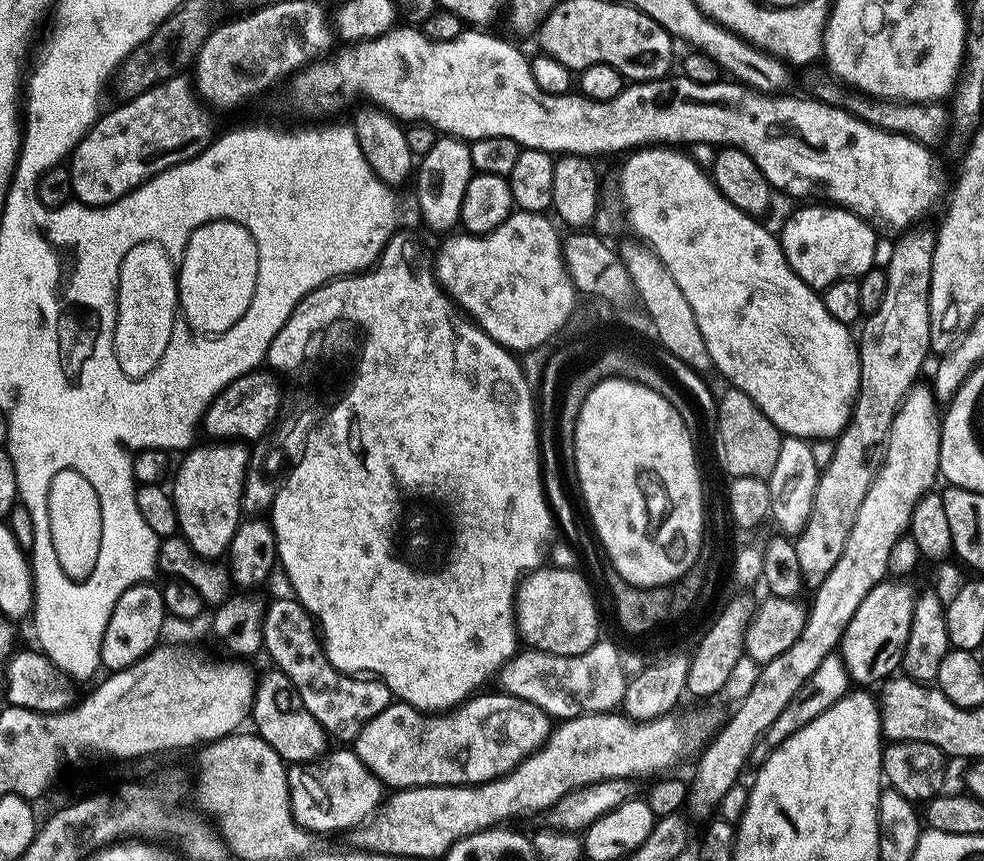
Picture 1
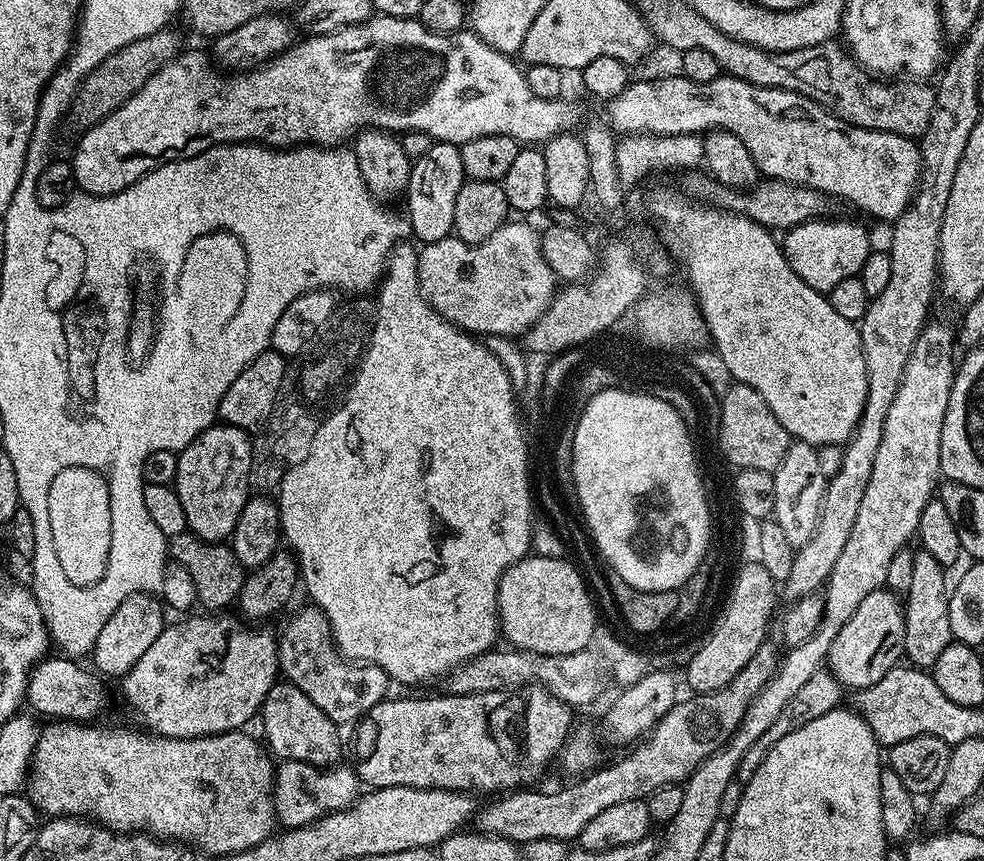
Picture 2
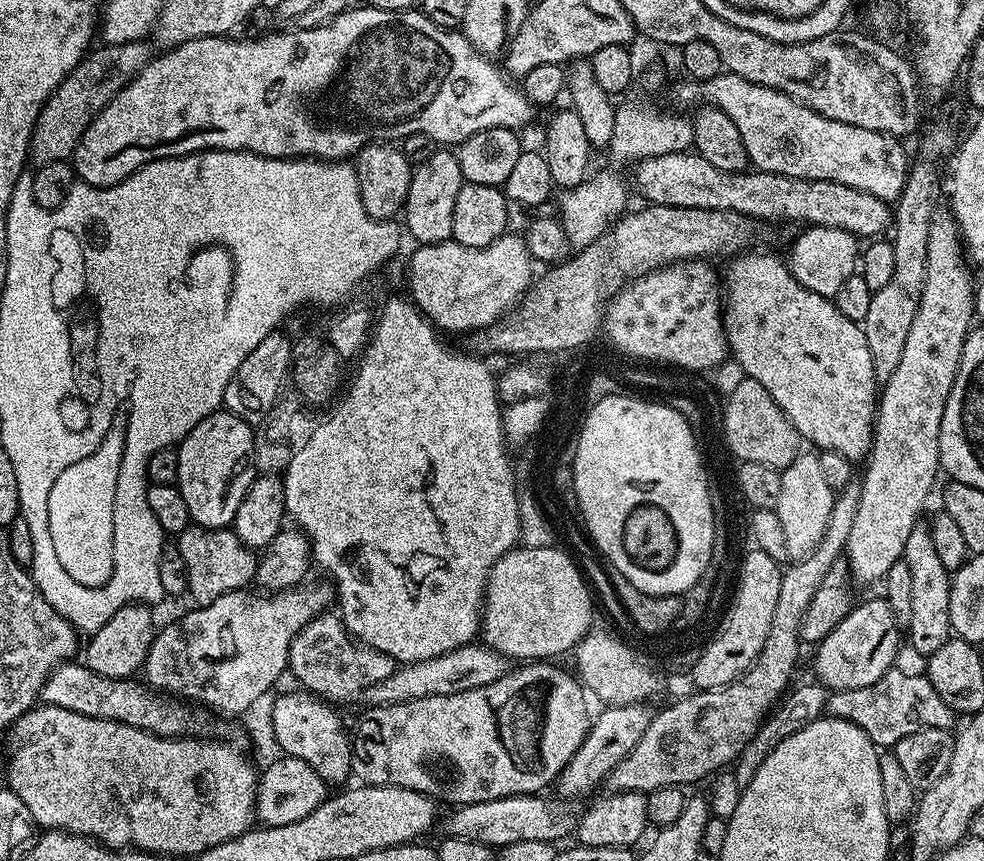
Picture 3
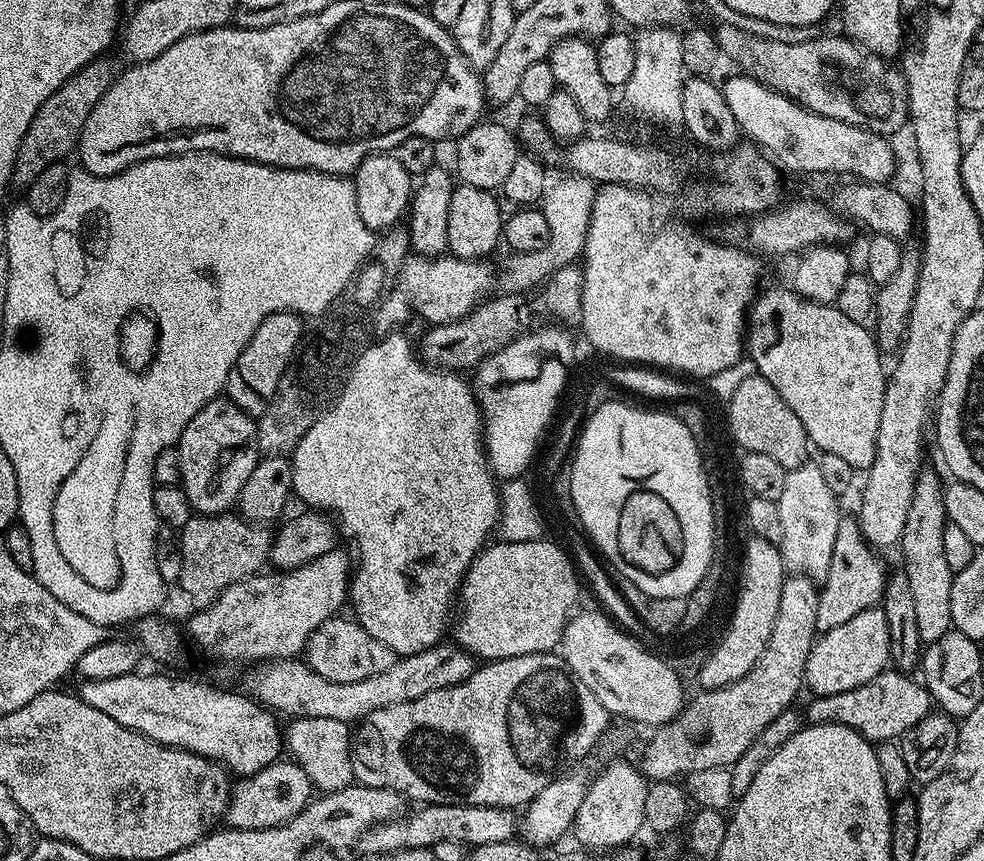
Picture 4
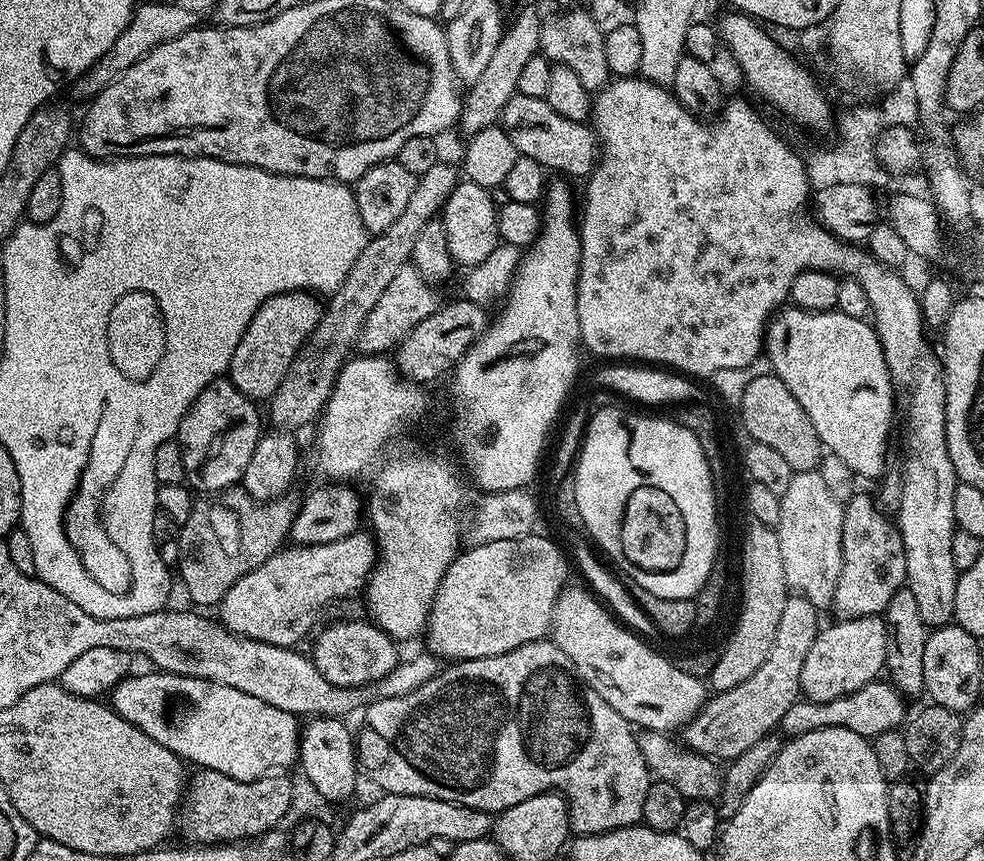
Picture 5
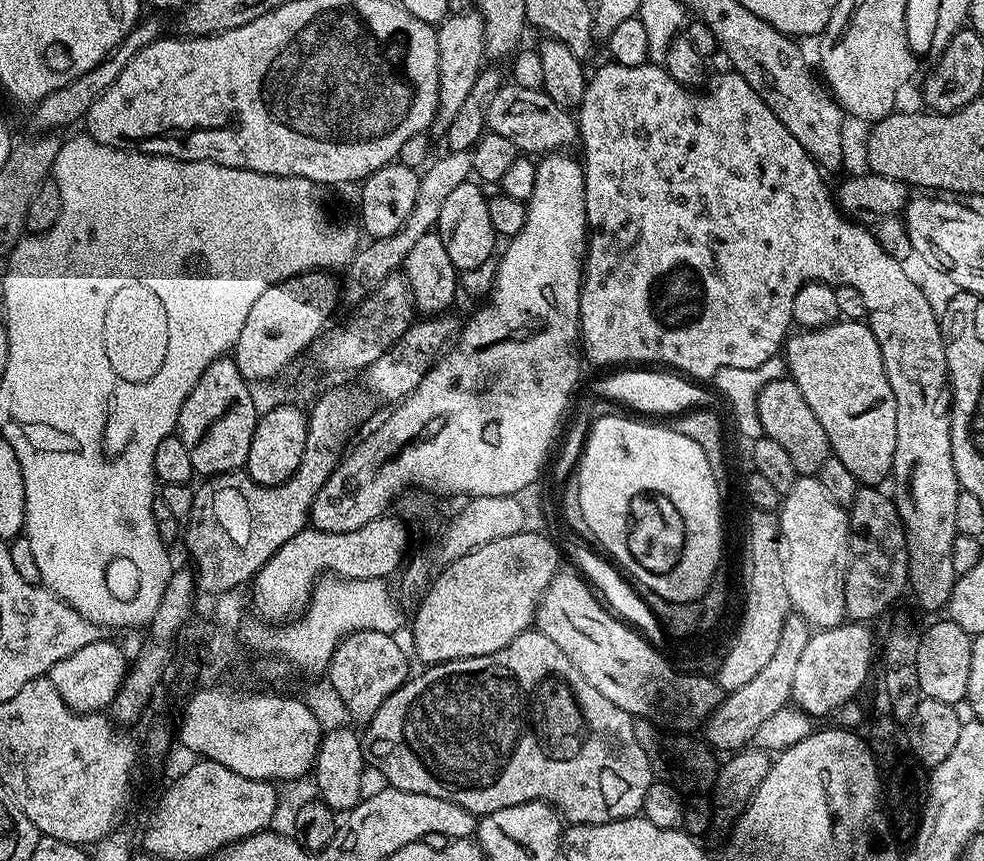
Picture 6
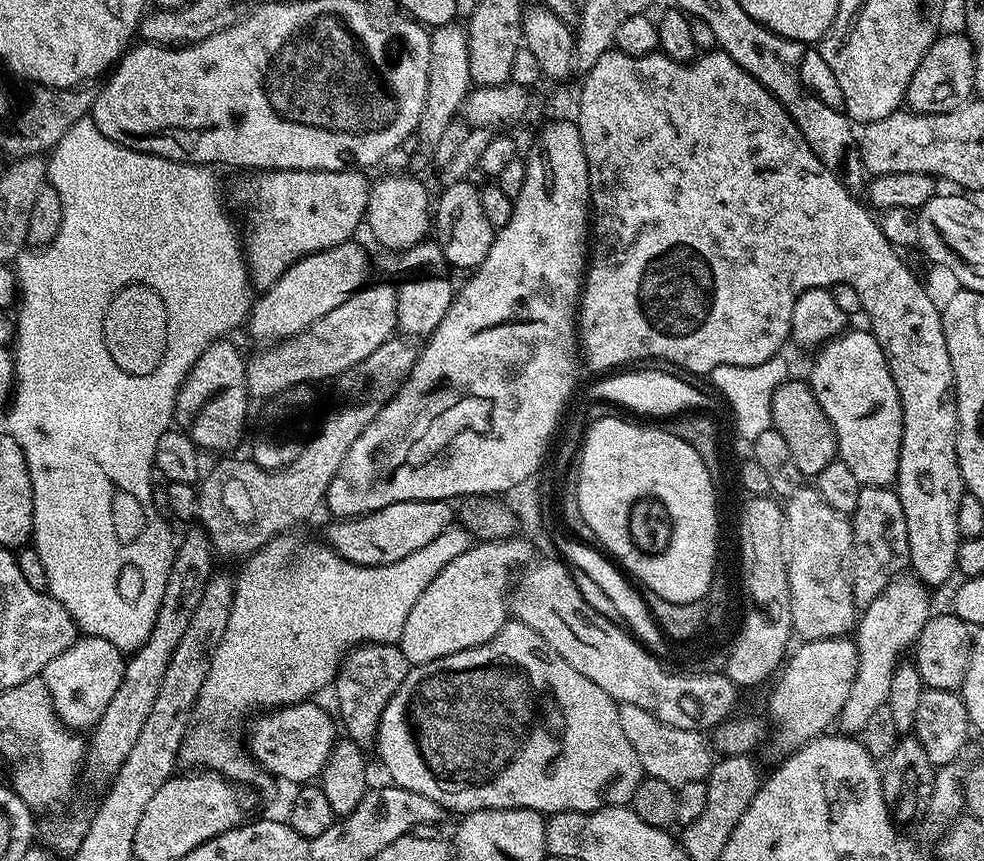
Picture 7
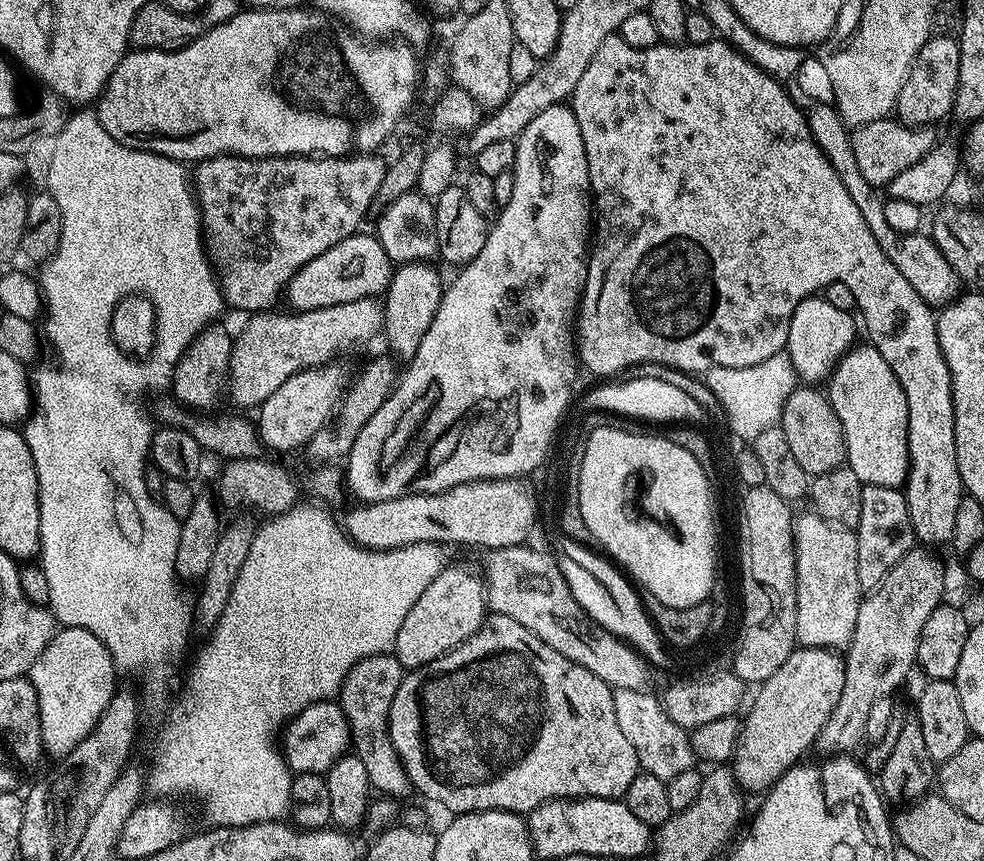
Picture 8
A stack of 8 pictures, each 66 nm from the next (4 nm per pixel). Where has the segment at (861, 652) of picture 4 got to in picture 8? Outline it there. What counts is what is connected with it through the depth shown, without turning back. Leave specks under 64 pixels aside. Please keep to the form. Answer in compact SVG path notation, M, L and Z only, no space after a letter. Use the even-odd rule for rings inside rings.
M797 647L795 652L778 666L777 672L770 674L765 684L759 685L756 701L752 709L742 720L740 739L736 742L736 751L732 754L730 767L736 783L745 793L760 792L764 794L775 786L791 768L805 759L804 751L811 749L820 739L822 726L826 726L826 718L834 714L834 706L838 706L838 698L842 698L842 682L846 682L844 673L844 656L830 648Z

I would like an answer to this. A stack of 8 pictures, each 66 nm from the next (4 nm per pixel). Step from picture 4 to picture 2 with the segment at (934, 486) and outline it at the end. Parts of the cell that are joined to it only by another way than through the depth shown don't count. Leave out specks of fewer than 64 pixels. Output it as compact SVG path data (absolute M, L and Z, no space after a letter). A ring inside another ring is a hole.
M923 550L916 552L914 575L910 578L910 590L903 601L904 609L904 650L903 655L911 667L930 670L938 662L942 650L953 643L948 613L950 584L944 581L946 570L930 554Z

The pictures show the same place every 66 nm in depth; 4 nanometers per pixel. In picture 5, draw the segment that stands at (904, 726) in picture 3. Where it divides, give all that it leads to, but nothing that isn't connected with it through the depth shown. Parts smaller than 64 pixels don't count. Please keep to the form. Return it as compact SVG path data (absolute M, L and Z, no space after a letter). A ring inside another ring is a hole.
M877 678L862 686L862 690L854 690L854 694L846 694L842 698L830 698L830 702L814 702L807 698L796 700L794 706L786 710L779 731L785 737L791 738L810 734L814 730L845 728L854 730L854 734L859 736L875 738L881 736L883 732L899 729L905 723L904 704L906 704L905 697L900 695L900 691L891 682Z

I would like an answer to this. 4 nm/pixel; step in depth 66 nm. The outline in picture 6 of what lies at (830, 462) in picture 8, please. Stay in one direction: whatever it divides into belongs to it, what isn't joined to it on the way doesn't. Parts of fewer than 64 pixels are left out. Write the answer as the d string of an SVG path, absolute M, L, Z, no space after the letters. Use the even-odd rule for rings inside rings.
M791 378L762 386L762 394L758 394L758 418L761 433L774 438L774 442L778 442L778 446L790 454L790 462L794 462L800 476L816 476L819 473L830 456L826 430L822 430L822 422L814 418L814 410L810 410L806 398L802 398L802 390L798 390Z

